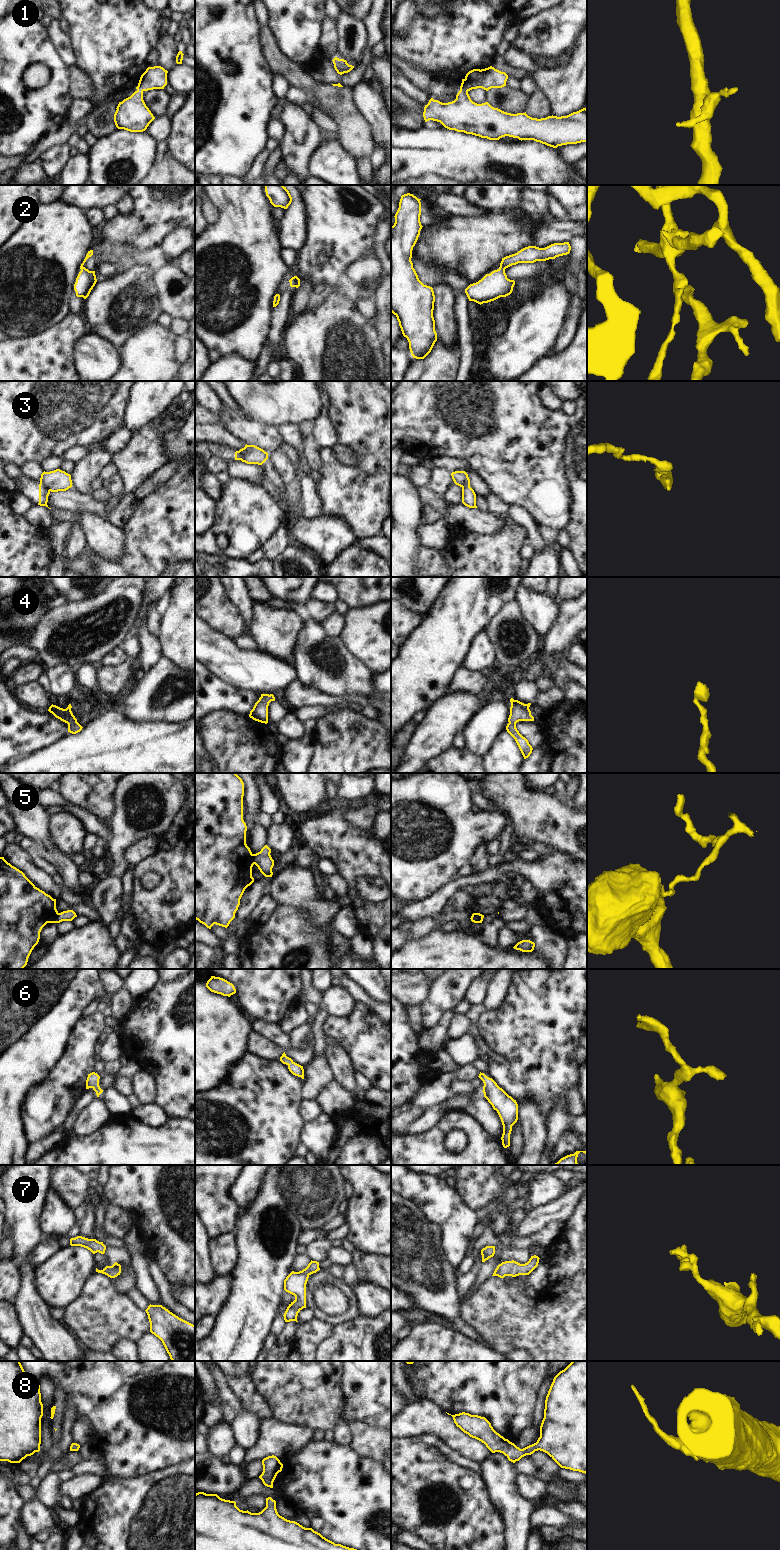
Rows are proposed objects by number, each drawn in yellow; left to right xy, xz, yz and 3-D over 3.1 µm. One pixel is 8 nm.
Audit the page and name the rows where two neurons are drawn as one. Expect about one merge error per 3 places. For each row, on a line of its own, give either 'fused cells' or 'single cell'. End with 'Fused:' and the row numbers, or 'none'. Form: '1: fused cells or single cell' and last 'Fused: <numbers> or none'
1: single cell
2: single cell
3: fused cells
4: single cell
5: fused cells
6: single cell
7: single cell
8: single cell
Fused: 3, 5

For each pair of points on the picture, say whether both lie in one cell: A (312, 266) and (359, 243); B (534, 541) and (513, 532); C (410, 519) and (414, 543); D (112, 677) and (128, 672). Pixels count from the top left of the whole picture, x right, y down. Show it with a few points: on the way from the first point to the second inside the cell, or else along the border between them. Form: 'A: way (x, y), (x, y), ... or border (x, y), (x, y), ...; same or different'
A: way (324, 257), (338, 243), (347, 243); same
B: border (511, 519), (525, 530), (525, 543); different
C: way (410, 525), (410, 537); same
D: way (116, 677), (124, 675); same

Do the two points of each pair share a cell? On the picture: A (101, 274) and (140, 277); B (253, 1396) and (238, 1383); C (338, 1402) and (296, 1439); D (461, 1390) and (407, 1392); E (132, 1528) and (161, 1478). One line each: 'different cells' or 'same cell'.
A: different cells
B: same cell
C: different cells
D: different cells
E: same cell

